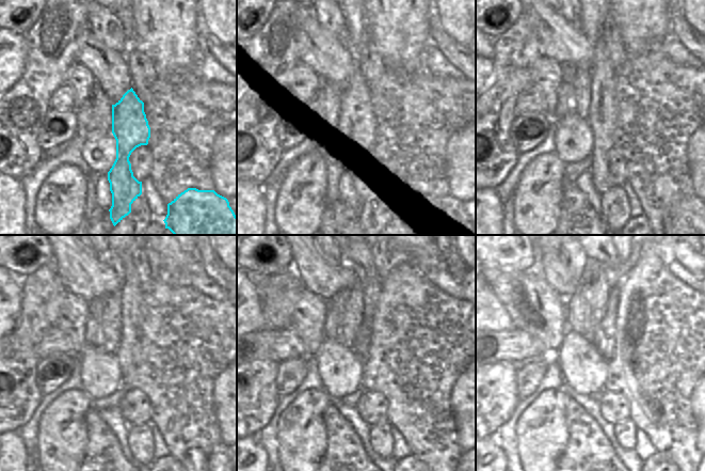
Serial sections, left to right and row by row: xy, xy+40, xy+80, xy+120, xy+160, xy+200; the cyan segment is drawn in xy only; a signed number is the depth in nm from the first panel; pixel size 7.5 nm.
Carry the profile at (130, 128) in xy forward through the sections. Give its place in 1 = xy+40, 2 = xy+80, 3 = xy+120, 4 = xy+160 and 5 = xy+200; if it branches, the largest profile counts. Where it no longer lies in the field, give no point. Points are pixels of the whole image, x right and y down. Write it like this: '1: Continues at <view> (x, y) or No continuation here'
1: Continues at xy+40 (363, 122)
2: Continues at xy+80 (602, 114)
3: Continues at xy+120 (130, 289)
4: Continues at xy+160 (359, 256)
5: Continues at xy+200 (608, 256)

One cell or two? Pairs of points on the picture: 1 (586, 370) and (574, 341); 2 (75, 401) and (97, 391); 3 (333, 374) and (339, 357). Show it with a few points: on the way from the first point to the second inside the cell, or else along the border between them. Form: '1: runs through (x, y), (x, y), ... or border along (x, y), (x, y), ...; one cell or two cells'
1: runs through (579, 362), (575, 356), (575, 348); one cell
2: border along (81, 389), (92, 399); two cells
3: runs through (333, 370), (337, 361); one cell

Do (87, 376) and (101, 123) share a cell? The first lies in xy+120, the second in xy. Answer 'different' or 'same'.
different

